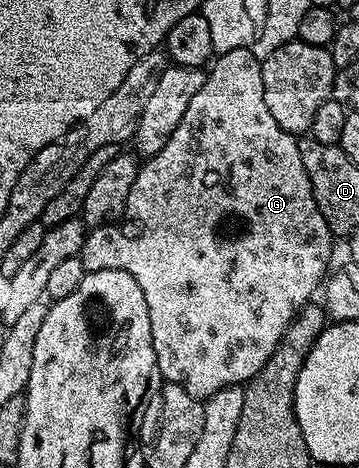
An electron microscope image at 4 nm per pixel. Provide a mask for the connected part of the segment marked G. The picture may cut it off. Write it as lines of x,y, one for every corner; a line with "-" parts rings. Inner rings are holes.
244,47
222,52
210,64
206,77
205,85
201,85
201,89
193,93
193,101
189,101
189,109
185,109
185,117
181,117
181,125
173,129
173,137
169,137
165,149
150,156
140,166
137,181
133,181
133,189
129,189
129,201
123,214
114,225
88,230
81,252
87,272
117,269
129,273
137,281
137,285
141,285
141,293
145,293
145,305
149,305
153,353
157,353
160,376
168,383
181,385
185,393
193,393
193,397
204,401
226,387
245,385
261,370
265,361
273,357
275,347
281,341
287,326
295,320
295,314
312,302
314,295
311,294
314,291
316,294
326,280
329,274
327,262
331,259
333,242
329,225
313,197
309,173
305,173
305,165
301,165
299,139
292,132
281,129
281,125
277,125
277,117
269,113
269,105
265,105
263,64
260,56
-
227,215
247,215
247,235
243,235
239,243
235,243
235,239
227,243
227,235
219,235
219,231
215,231
215,227
219,227
219,219
227,219

